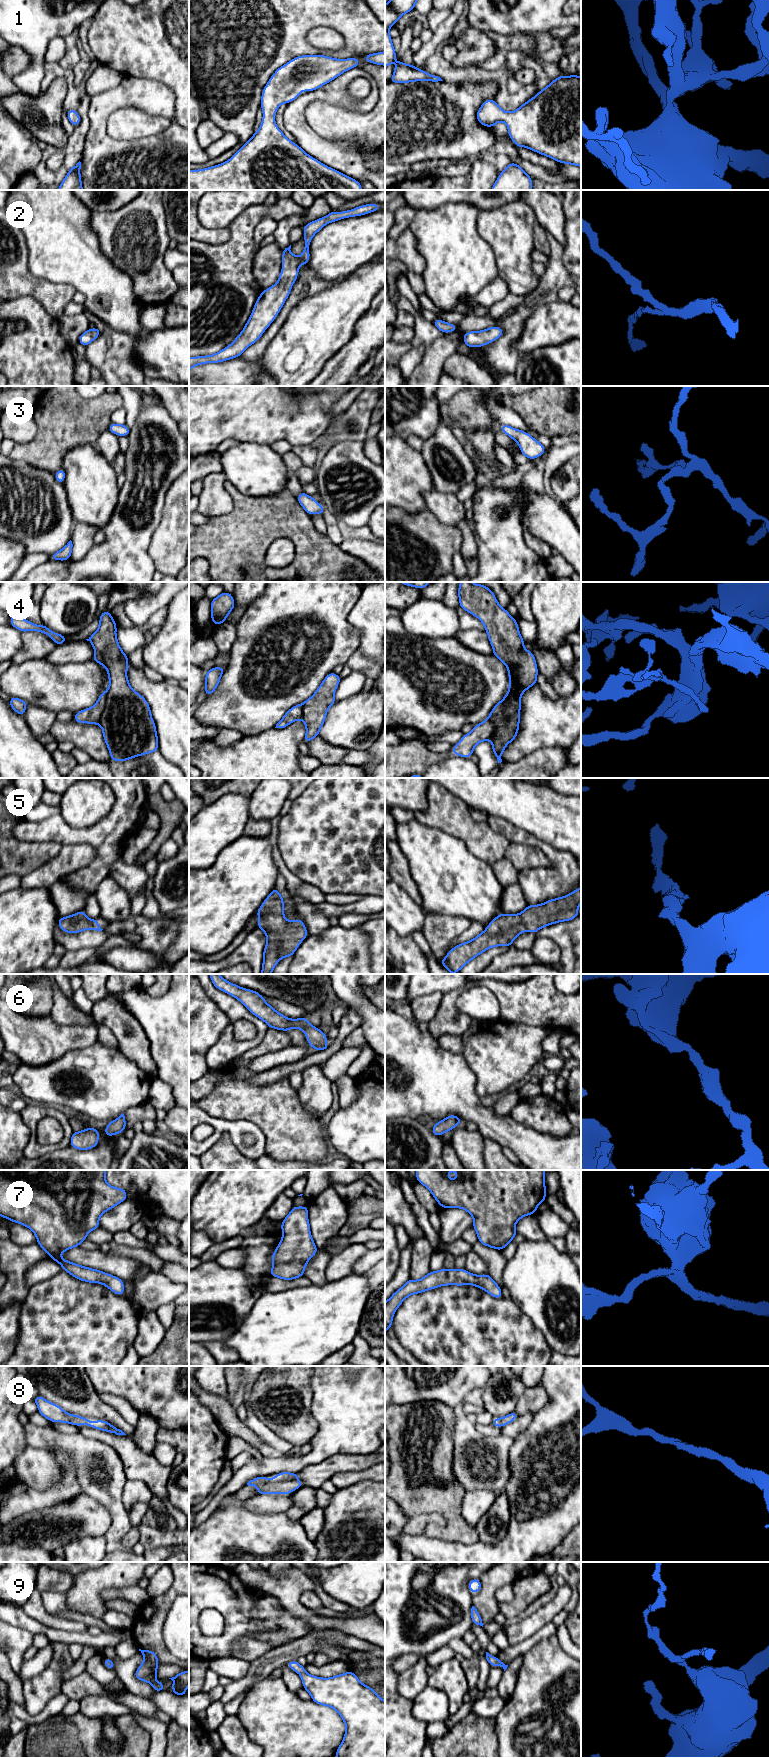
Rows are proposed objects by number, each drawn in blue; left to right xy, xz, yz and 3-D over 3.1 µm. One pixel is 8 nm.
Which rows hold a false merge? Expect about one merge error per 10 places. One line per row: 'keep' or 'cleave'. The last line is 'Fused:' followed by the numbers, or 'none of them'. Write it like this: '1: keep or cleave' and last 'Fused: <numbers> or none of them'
1: keep
2: keep
3: keep
4: keep
5: keep
6: keep
7: keep
8: keep
9: keep
Fused: none of them

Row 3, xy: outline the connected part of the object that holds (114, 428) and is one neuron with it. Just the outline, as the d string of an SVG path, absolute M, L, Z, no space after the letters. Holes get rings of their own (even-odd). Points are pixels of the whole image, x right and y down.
M111 423L108 427L108 430L118 436L129 436L130 428L128 428L125 424L116 424Z

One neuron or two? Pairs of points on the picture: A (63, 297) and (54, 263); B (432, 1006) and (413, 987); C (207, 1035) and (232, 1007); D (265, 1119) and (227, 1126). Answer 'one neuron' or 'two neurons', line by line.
A: two neurons
B: two neurons
C: two neurons
D: two neurons

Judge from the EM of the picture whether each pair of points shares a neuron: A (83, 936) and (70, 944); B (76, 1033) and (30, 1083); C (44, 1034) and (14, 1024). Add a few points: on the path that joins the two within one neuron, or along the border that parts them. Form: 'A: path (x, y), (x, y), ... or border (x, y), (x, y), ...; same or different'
A: path (80, 939), (73, 942); same
B: border (71, 1050), (47, 1063), (27, 1065); different
C: path (37, 1034), (24, 1034), (21, 1031); same

